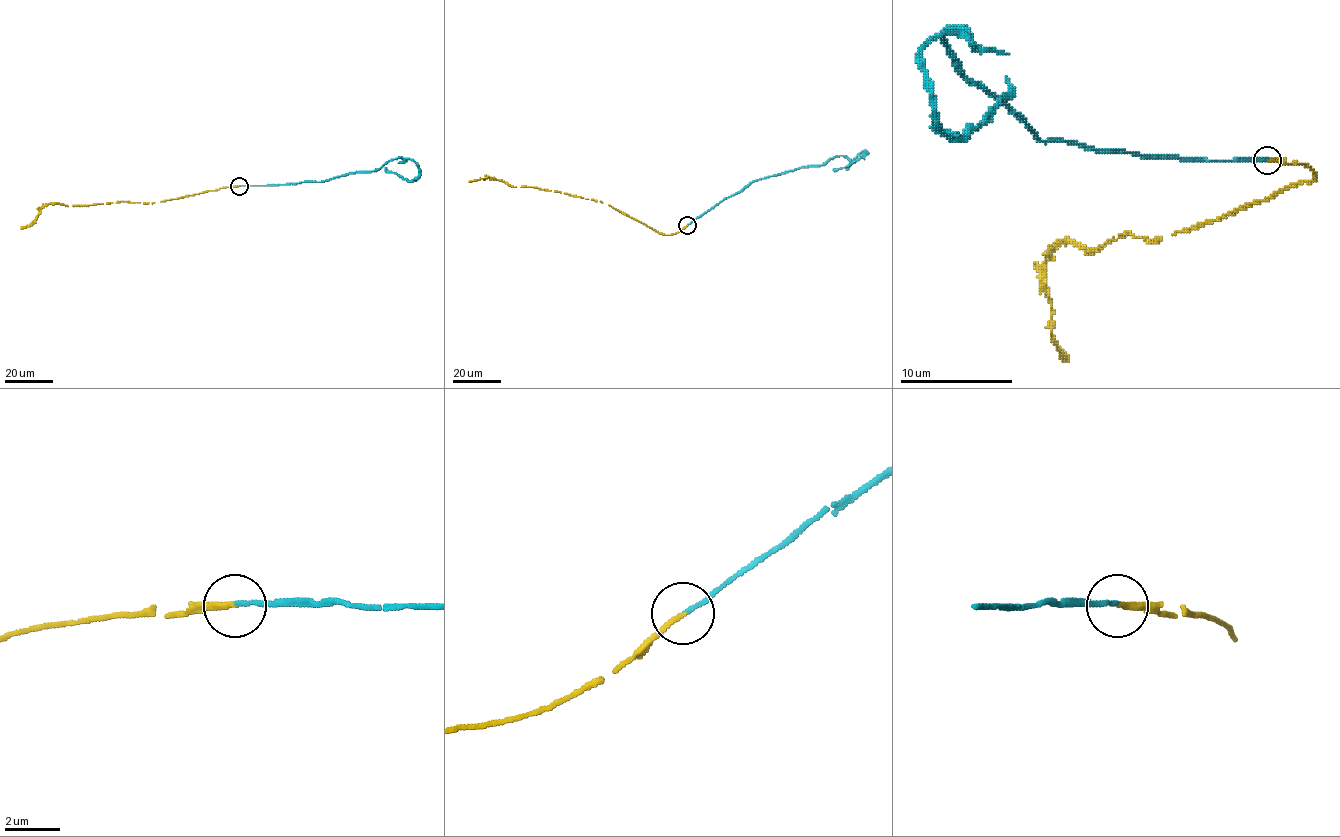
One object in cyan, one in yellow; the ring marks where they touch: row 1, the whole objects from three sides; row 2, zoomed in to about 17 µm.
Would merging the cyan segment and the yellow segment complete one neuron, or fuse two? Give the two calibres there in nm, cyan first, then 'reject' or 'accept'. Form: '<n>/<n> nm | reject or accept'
150/170 nm | accept

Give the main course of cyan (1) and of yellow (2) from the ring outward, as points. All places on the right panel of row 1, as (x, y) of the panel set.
1: (1268, 161), (1043, 141), (961, 71), (944, 34), (964, 31), (921, 51), (938, 130), (969, 133), (1006, 76)
2: (1268, 161), (1316, 175), (1152, 243), (1133, 234), (1088, 254), (1057, 243), (1045, 265), (1051, 333), (1068, 358)

